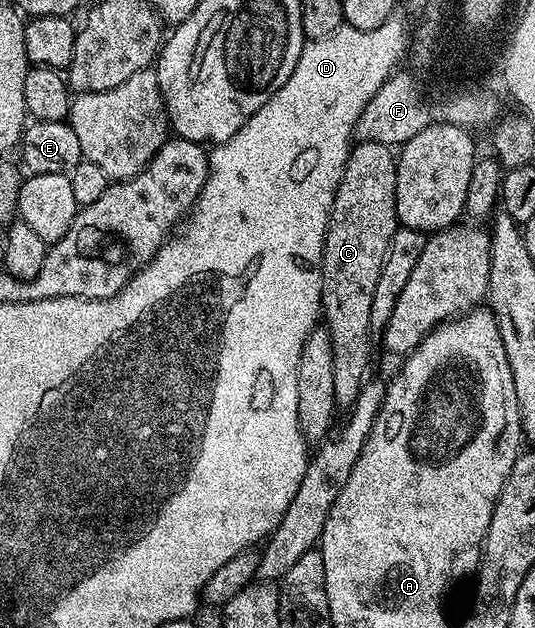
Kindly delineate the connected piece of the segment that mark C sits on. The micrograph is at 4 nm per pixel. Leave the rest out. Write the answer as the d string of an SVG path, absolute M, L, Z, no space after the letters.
M356 141L347 155L347 163L331 205L323 245L321 318L333 344L333 396L336 407L339 408L350 408L357 400L363 383L369 378L367 369L371 366L373 292L377 289L377 276L381 276L381 264L385 260L389 240L393 240L395 231L400 227L399 217L395 214L396 161L397 154L392 147L380 142Z

